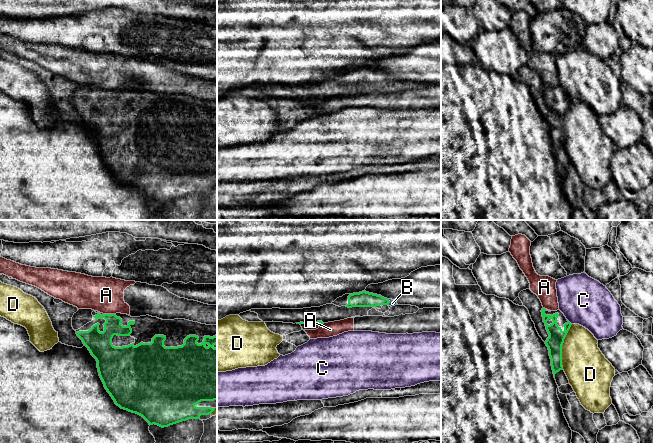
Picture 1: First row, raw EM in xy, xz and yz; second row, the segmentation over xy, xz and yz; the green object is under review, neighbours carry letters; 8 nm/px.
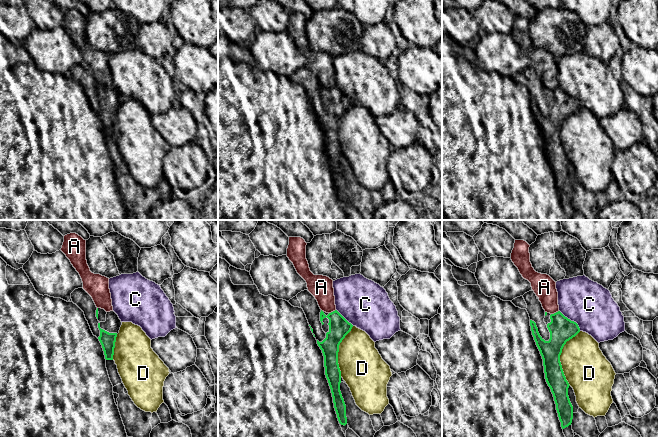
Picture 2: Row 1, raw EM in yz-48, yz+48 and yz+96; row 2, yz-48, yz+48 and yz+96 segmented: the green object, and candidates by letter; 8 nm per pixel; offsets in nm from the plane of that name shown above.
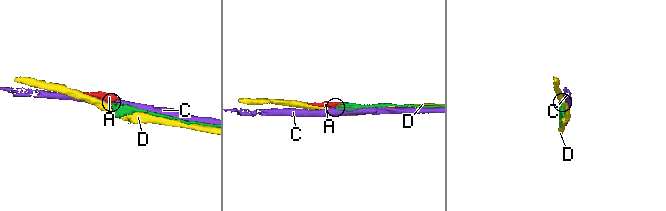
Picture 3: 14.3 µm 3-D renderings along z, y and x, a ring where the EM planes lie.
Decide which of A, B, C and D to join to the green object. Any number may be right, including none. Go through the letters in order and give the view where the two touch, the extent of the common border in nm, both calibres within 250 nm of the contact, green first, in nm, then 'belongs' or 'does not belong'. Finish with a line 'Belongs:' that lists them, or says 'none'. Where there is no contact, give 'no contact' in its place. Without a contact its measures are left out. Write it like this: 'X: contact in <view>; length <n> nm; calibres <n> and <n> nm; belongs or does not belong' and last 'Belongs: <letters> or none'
A: contact in xy; length 90 nm; calibres 190 and 280 nm; does not belong
B: contact in xz; length 60 nm; calibres 130 and 50 nm; belongs
C: contact in yz; length 60 nm; calibres 140 and 380 nm; does not belong
D: contact in yz; length 360 nm; calibres 140 and 340 nm; does not belong
Belongs: B

